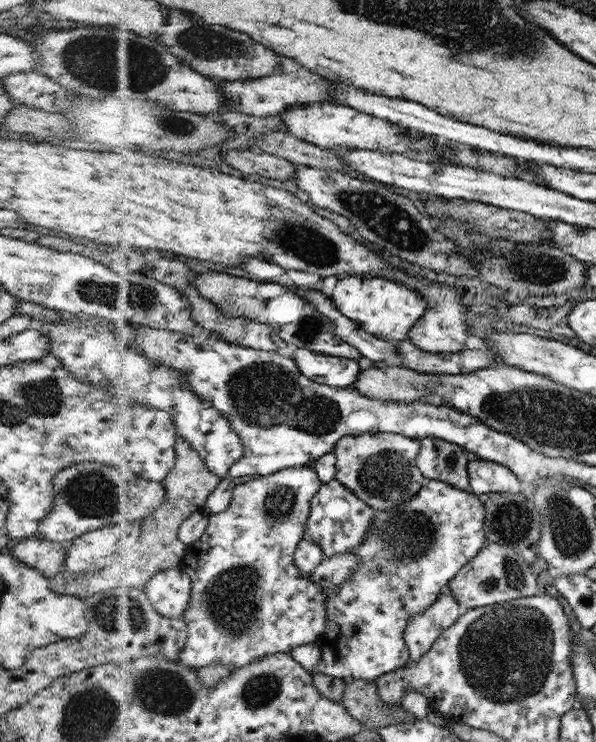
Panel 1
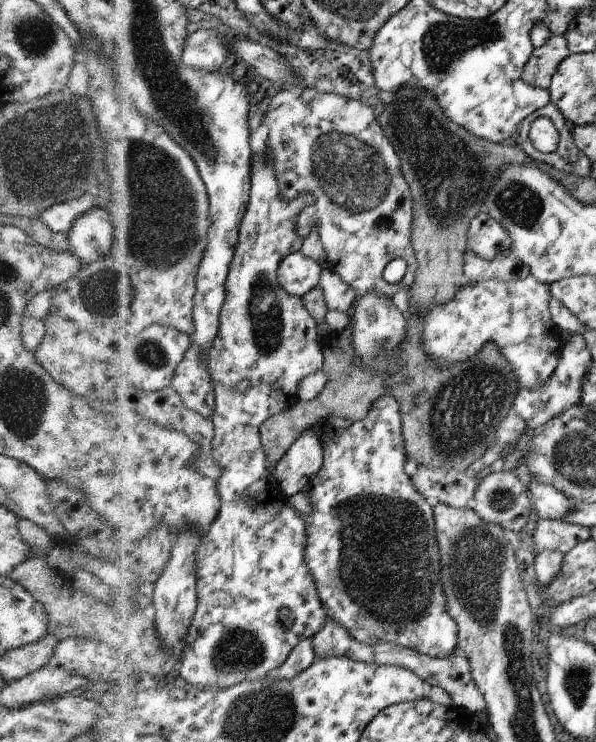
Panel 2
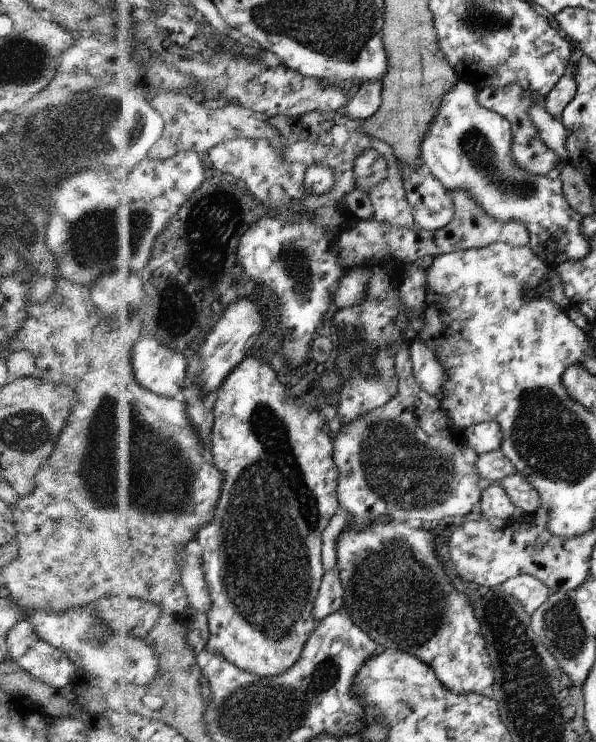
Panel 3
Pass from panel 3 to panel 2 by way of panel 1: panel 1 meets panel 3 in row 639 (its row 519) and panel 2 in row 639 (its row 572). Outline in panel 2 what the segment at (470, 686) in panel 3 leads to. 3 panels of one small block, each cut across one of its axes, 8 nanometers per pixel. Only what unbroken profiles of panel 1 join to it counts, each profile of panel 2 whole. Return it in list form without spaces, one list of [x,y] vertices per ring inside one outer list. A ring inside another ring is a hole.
[[[391,395],[378,396],[365,413],[365,418],[360,421],[352,421],[343,417],[328,416],[315,420],[314,424],[321,423],[321,434],[319,439],[323,444],[324,461],[319,474],[309,483],[306,494],[312,504],[310,513],[303,513],[306,524],[307,542],[304,550],[305,560],[312,577],[317,585],[320,601],[328,608],[327,612],[331,619],[337,624],[344,626],[349,634],[359,642],[365,642],[371,638],[375,630],[375,640],[381,643],[393,643],[419,651],[430,657],[444,657],[457,652],[457,627],[456,623],[446,613],[446,597],[439,588],[440,557],[436,547],[434,522],[431,520],[431,508],[424,496],[416,490],[403,471],[403,463],[407,456],[404,454],[403,431],[400,426],[400,407],[396,398]]]

